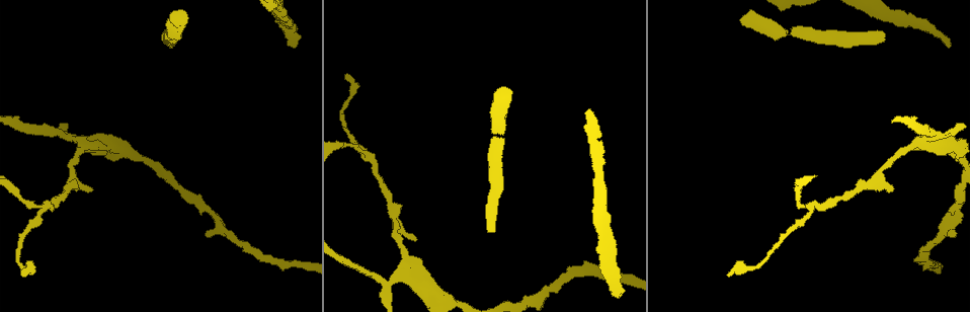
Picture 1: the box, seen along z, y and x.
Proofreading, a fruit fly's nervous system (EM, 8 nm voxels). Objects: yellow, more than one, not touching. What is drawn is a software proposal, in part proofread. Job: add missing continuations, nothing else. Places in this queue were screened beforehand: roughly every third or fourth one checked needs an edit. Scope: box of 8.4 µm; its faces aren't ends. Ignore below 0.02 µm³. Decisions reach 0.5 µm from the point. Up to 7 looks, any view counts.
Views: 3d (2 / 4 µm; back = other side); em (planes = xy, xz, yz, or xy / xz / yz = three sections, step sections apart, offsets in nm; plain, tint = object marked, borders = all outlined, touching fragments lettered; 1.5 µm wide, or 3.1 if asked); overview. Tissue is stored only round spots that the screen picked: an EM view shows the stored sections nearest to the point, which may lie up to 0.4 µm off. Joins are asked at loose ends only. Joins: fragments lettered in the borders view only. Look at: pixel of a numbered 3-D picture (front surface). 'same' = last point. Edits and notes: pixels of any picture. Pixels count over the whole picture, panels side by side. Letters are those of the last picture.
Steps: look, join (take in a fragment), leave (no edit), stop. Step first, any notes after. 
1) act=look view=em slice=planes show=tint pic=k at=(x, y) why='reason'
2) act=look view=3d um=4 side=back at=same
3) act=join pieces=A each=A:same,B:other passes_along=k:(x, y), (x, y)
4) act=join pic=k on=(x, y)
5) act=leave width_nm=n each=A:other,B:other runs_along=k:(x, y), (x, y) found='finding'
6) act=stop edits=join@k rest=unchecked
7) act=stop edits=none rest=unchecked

act=look view=3d um=4 pic=1 at=(92, 190) why='thin end'

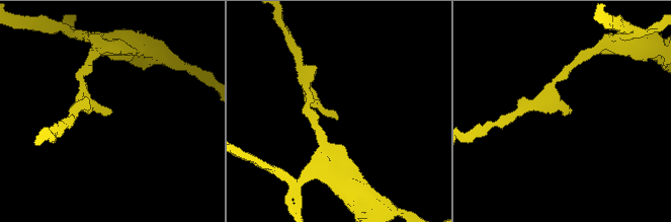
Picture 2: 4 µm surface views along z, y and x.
act=look view=em slice=xy step=8 show=tint pic=2 at=(110, 110)

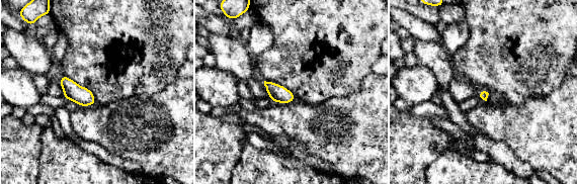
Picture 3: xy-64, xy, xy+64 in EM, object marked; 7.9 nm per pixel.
act=look view=em slice=xy step=8 show=borders at=same

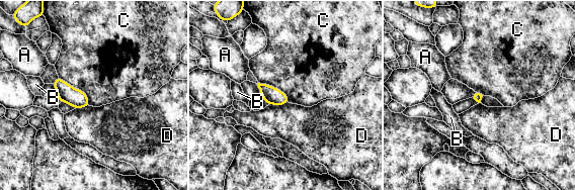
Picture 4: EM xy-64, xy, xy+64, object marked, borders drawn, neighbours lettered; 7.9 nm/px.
act=leave each=A:other,B:other,C:other,D:other border=4:(58, 77), (80, 89), (90, 104) found='no lettered fragment goes on from it'

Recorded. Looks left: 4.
act=look view=3d um=4 pic=1 at=(488, 230) why='long arm stops here'

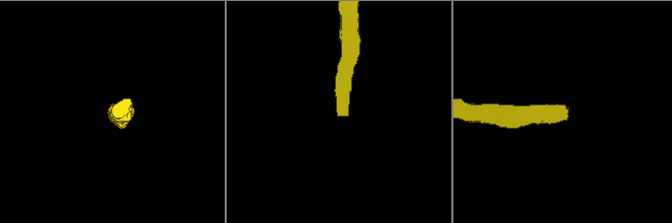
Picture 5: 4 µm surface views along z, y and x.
act=look view=em slice=planes show=borders pic=5 at=(339, 114)

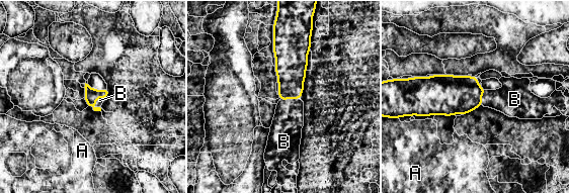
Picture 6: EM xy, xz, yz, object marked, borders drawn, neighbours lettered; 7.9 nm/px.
act=join pieces=B each=A:other,B:same found='the neuron continues'

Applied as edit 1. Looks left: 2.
act=look view=em slice=yz step=4 show=borders pic=1 at=(954, 236) why='free end'

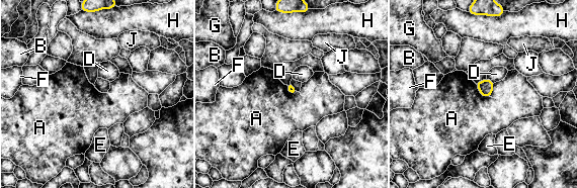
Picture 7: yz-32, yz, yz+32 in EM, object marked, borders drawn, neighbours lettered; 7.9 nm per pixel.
act=look view=em slice=planes show=borders at=same

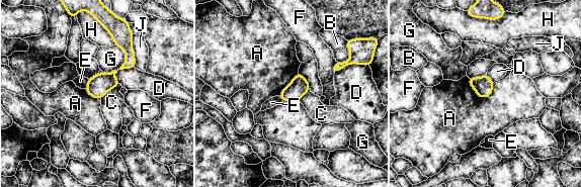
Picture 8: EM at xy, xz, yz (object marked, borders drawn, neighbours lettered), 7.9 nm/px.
act=leave width_nm=150 each=A:other,B:other,C:other,D:other,E:other,F:other,G:other,H:other,J:other border=8:(468, 78), (475, 92), (488, 98) found='none of them fits'

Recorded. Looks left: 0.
act=stop edits=join@6 rest=unchecked

